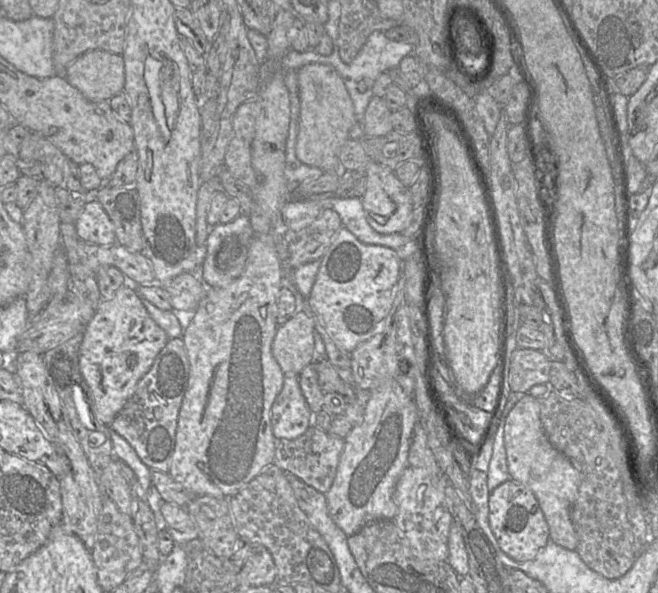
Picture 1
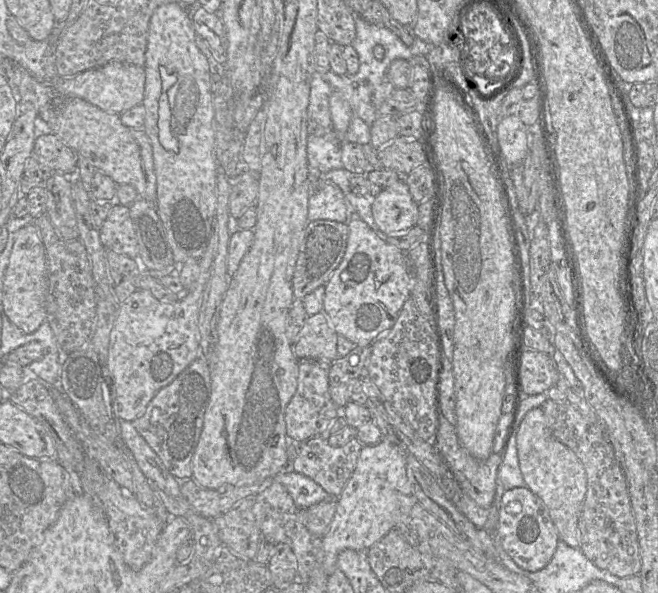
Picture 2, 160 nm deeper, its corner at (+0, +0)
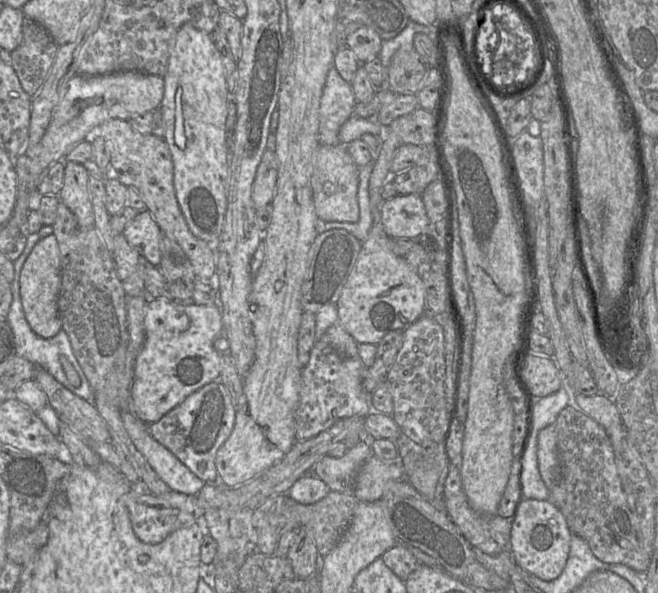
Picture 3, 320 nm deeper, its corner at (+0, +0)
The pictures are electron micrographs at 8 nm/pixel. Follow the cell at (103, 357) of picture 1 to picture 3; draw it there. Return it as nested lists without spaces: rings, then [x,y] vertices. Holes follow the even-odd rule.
[[[153,298],[146,306],[144,328],[145,341],[134,362],[130,409],[141,422],[149,425],[198,389],[218,380],[228,341],[218,337],[223,324],[216,305],[177,304]]]

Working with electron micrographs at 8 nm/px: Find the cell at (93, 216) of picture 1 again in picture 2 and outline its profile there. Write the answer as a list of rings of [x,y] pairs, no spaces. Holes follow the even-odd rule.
[[[116,203],[99,231],[101,242],[107,250],[137,258],[139,252],[138,238],[128,206]]]

